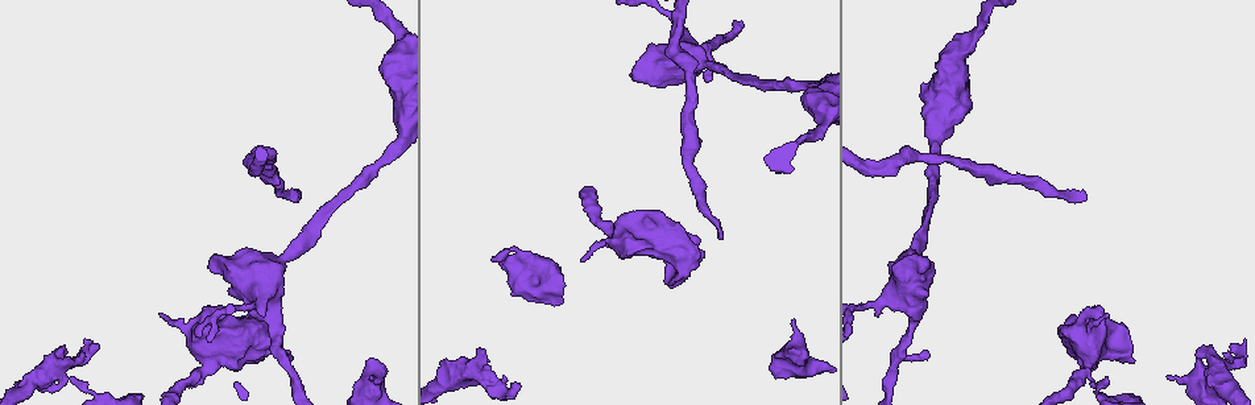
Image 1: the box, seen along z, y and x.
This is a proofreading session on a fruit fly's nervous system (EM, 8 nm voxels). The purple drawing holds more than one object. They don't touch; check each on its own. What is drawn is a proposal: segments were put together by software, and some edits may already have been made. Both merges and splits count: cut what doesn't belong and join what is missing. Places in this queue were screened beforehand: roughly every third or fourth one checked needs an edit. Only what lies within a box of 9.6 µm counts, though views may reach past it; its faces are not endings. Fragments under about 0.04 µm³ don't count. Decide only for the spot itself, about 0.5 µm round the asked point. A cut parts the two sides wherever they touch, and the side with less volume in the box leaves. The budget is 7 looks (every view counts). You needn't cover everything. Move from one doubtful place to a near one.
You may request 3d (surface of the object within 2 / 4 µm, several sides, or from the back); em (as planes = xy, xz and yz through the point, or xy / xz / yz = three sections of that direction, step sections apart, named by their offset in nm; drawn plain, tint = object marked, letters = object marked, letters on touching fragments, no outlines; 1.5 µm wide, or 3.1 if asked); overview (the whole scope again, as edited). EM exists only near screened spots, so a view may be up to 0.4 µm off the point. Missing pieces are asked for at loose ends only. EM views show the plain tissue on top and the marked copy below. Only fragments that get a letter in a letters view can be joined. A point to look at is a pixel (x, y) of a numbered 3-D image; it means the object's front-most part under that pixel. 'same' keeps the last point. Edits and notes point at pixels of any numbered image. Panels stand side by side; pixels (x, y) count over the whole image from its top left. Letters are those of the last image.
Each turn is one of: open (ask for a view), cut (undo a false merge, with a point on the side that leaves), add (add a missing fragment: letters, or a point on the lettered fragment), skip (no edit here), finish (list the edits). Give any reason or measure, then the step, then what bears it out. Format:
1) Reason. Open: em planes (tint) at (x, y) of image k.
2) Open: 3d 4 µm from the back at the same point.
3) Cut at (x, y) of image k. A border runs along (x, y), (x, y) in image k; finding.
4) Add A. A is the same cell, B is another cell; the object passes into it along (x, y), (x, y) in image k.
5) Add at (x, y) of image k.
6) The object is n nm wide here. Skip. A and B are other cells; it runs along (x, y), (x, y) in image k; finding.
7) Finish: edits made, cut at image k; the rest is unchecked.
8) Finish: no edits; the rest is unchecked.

Thick turns thin. Open: 3d 4 µm at (374, 385) of image 1.

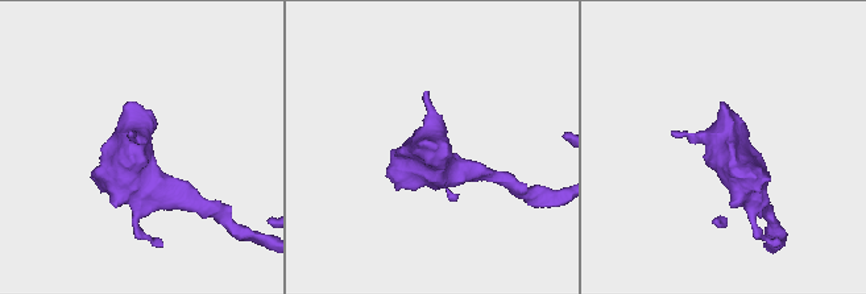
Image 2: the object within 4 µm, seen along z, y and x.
Now the EM. Open: em planes (letters) at (133, 143) of image 2.

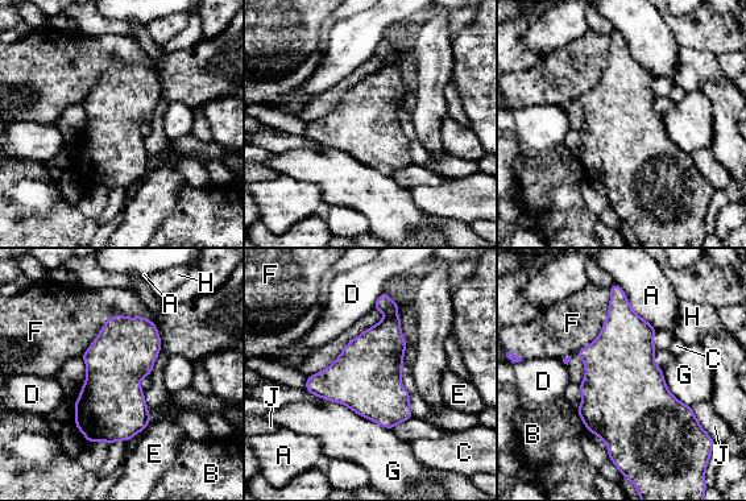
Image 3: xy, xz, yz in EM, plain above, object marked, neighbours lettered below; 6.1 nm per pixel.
The object is 380 nm wide here. Skip. A, B, C, D, E, F, G, H and J are other cells; a border runs along (326, 398), (344, 404), (390, 430) in image 3; all the same neuron.

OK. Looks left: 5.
Open: 3d 4 µm at (1127, 328) of image 1.

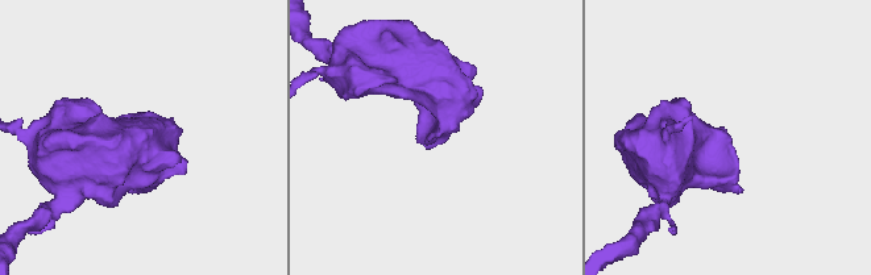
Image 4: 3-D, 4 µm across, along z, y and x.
Now the EM. Open: em xz step 4 (tint) at (727, 140) of image 4.

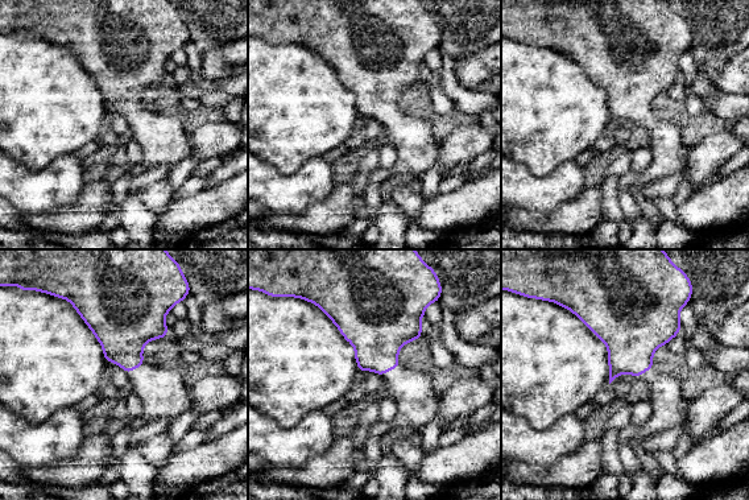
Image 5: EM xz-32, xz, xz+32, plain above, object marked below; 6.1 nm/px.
Another direction. Open: em planes (letters) at the same point.

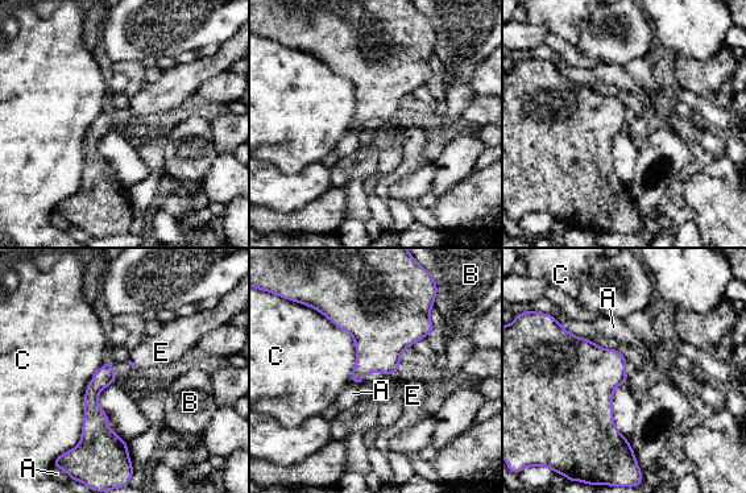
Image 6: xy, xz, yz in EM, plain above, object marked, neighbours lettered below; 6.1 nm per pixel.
Add E. E is the same cell, A, B and C are other cells; the object passes into it along (382, 331), (396, 369), (413, 396) in image 6; the neuron continues.

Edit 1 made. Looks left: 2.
End of a long branch. Open: em planes (letters) at (722, 237) of image 1.

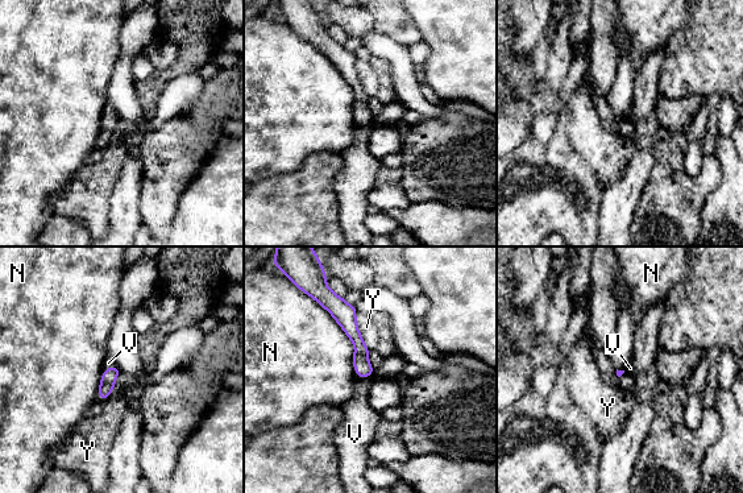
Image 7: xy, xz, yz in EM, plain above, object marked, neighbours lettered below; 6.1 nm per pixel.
Add V. V is the same cell, N and Y are other cells; the object passes into it along (361, 364), (364, 376), (358, 415) in image 7; it goes on there.

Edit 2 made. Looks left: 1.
Finish: edits made, add at image 6, add at image 7; the rest is unchecked.

